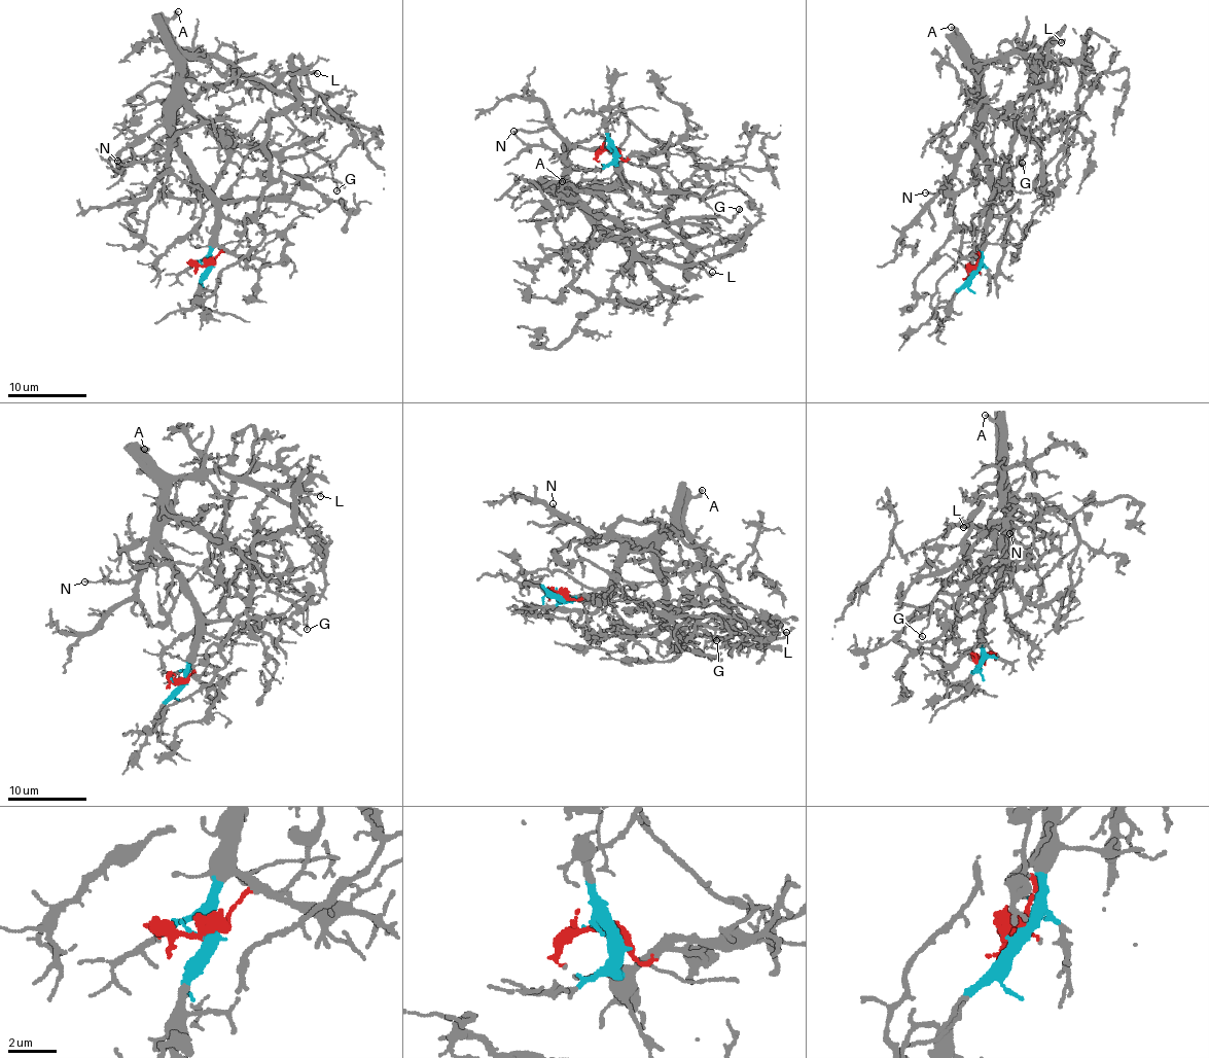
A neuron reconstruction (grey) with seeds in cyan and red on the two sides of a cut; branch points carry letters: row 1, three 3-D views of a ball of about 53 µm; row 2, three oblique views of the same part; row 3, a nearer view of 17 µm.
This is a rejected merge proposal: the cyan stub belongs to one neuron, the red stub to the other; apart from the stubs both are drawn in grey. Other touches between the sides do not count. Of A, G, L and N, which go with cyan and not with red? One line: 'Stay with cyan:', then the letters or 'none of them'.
Stay with cyan: A, G, N

